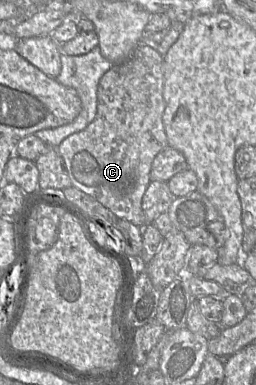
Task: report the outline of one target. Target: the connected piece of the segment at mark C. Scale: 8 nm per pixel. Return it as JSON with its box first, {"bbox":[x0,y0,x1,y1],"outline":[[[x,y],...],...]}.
{"bbox":[55,44,168,228],"outline":[[[140,44],[122,63],[115,64],[100,79],[97,90],[97,115],[82,131],[65,138],[55,149],[64,160],[72,186],[93,197],[119,219],[144,228],[147,225],[142,198],[149,186],[154,158],[168,146],[163,124],[165,111],[164,56],[156,49]]]}

